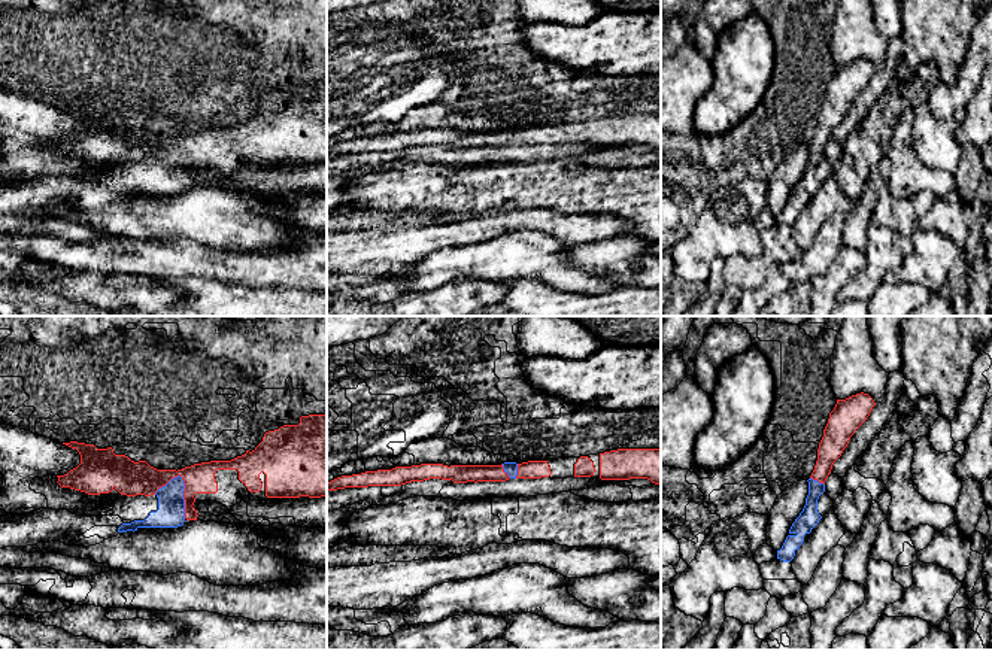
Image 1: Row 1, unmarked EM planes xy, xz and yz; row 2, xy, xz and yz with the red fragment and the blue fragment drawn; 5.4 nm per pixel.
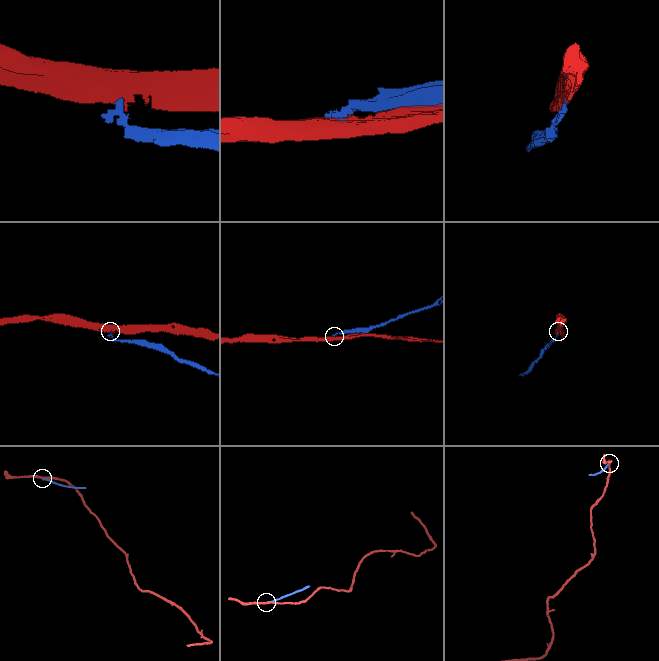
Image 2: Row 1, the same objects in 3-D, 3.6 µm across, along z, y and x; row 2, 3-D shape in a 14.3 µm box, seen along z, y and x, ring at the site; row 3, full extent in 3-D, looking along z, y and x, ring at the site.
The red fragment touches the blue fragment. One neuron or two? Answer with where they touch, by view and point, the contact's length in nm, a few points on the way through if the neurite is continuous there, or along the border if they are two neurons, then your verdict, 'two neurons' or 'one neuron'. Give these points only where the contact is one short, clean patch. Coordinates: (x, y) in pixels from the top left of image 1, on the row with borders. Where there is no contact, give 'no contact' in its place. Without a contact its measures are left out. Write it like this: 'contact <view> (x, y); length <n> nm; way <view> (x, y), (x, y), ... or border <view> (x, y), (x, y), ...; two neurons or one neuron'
contact xy (184, 497); length 240 nm; border xy (178, 474), (184, 483), (185, 518); two neurons

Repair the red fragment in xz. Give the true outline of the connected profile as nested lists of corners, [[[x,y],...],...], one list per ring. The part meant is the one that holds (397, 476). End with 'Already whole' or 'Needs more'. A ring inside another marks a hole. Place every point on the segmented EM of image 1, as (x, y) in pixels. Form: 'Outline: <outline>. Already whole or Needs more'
Outline: [[[421,464],[412,467],[395,467],[392,470],[365,471],[361,474],[342,476],[327,483],[327,490],[345,488],[368,486],[401,486],[412,482],[430,479],[452,480],[453,483],[467,482],[506,482],[509,474],[501,465],[443,465]]]. Already whole

